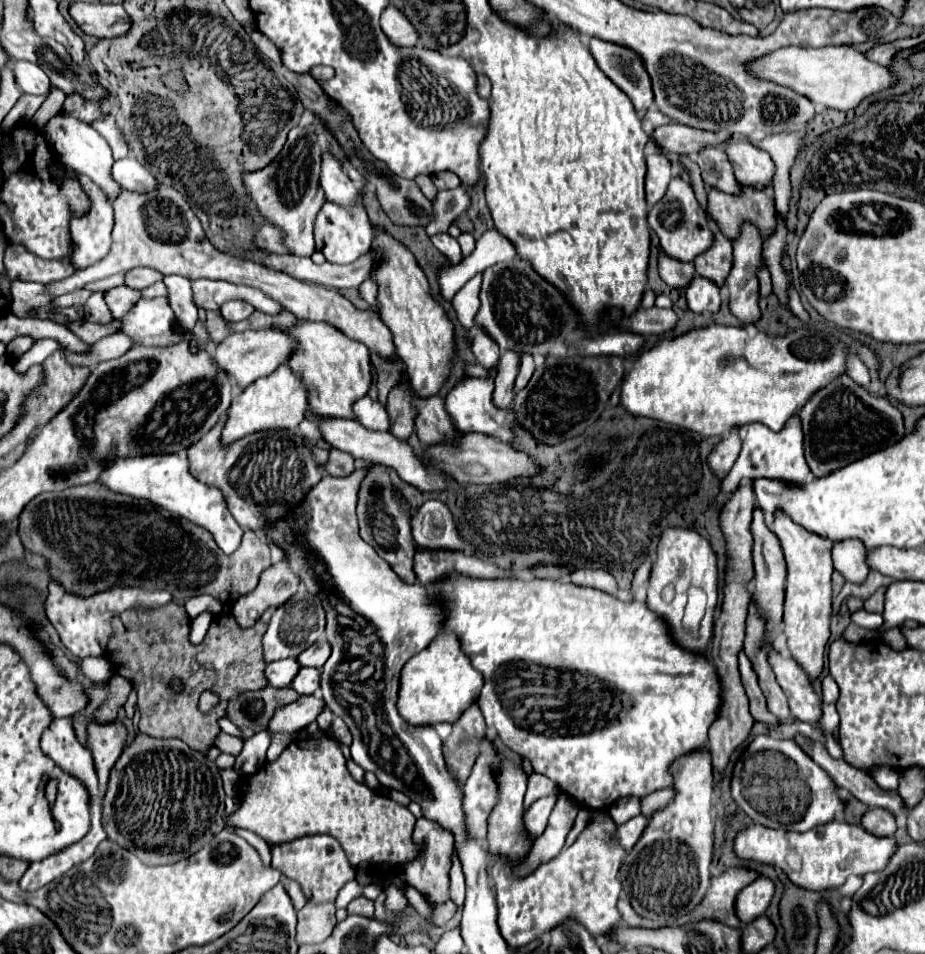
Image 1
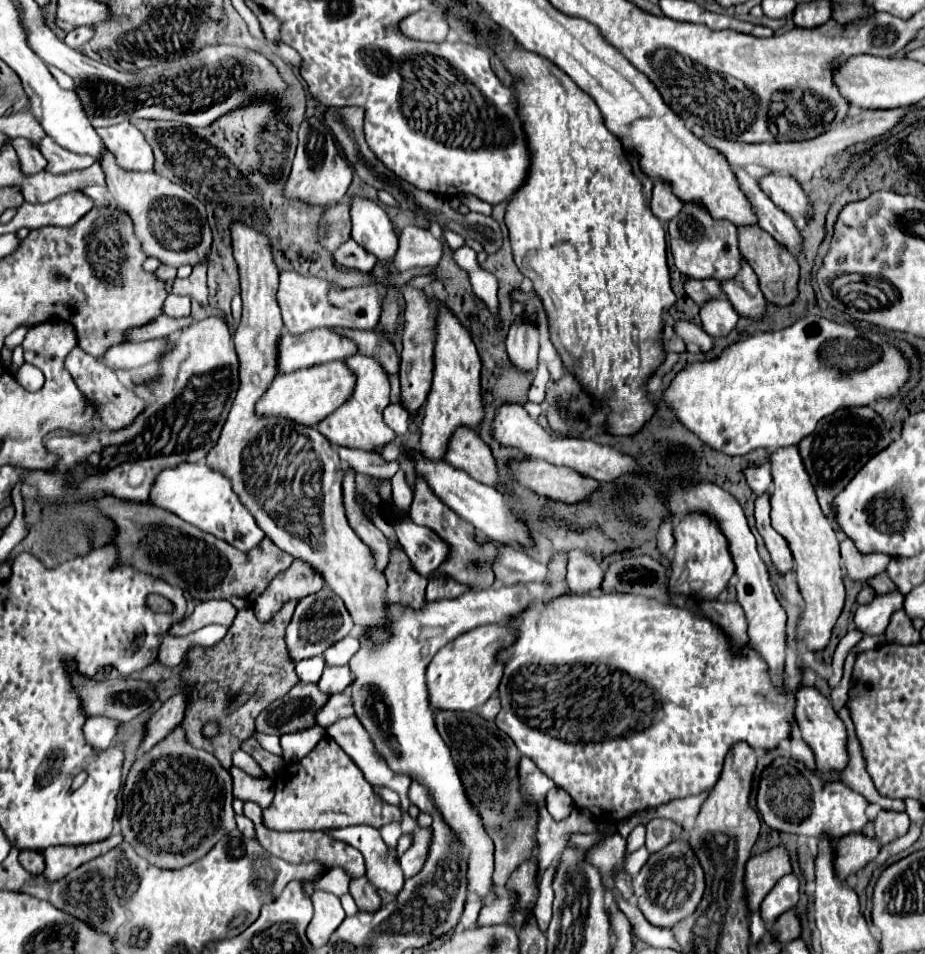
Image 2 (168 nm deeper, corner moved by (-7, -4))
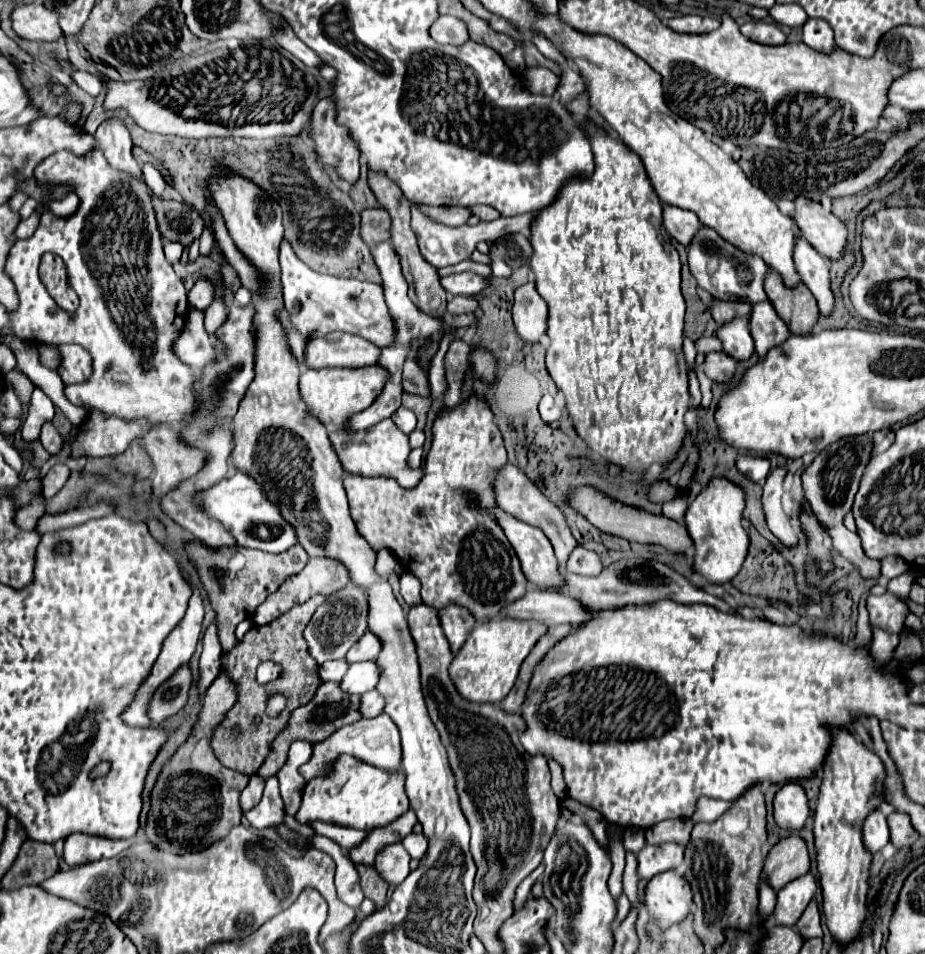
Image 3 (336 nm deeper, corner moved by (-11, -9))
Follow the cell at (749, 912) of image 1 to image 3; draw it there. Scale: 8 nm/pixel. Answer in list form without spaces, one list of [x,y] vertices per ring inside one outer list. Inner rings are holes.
[[[810,873],[790,881],[784,889],[778,891],[778,903],[774,909],[776,925],[794,925],[800,919],[800,913],[812,901],[816,891],[816,881]]]

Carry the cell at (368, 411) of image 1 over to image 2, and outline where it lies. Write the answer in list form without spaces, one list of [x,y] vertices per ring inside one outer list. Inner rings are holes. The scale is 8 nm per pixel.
[[[390,404],[390,406],[384,410],[384,422],[386,422],[396,434],[406,434],[408,428],[410,428],[408,412],[406,412],[400,404]]]

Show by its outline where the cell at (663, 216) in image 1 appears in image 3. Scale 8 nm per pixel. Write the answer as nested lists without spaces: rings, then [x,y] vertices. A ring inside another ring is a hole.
[[[702,227],[700,231],[696,231],[696,235],[692,237],[686,249],[688,249],[690,273],[694,275],[696,283],[702,289],[706,289],[712,297],[724,299],[724,301],[738,297],[740,301],[746,301],[746,303],[758,303],[766,299],[766,293],[762,289],[766,263],[754,253],[744,253],[736,245],[724,241],[712,227]]]

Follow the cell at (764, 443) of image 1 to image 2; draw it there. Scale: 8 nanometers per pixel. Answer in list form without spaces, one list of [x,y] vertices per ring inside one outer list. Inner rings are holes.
[[[778,448],[770,454],[770,466],[776,486],[772,494],[772,526],[786,538],[794,554],[798,586],[806,602],[798,624],[798,640],[804,642],[810,650],[824,648],[830,642],[830,632],[844,606],[844,584],[838,550],[840,542],[830,520],[824,516],[816,500],[810,478],[804,472],[798,448]]]

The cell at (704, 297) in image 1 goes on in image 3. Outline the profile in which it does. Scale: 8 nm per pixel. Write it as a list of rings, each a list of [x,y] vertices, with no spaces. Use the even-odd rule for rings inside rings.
[[[734,317],[732,321],[718,327],[716,337],[722,341],[724,353],[728,353],[734,359],[748,359],[754,351],[754,341],[750,337],[748,319],[746,317]]]

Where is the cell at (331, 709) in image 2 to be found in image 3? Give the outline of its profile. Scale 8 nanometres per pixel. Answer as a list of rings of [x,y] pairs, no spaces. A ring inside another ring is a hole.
[[[368,691],[360,697],[358,711],[362,717],[376,717],[378,713],[382,713],[382,709],[384,709],[384,699],[380,697],[380,693]]]

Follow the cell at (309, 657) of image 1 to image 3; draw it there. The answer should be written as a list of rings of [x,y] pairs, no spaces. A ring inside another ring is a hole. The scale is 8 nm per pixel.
[[[364,633],[356,645],[346,653],[348,663],[358,663],[358,661],[372,661],[376,659],[376,653],[380,651],[380,641],[372,633]]]

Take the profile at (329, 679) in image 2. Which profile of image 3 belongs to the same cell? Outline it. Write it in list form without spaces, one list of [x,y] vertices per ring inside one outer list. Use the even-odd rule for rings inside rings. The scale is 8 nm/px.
[[[374,661],[366,663],[352,663],[348,673],[340,681],[340,689],[346,693],[362,695],[366,691],[372,691],[378,681],[378,669]]]

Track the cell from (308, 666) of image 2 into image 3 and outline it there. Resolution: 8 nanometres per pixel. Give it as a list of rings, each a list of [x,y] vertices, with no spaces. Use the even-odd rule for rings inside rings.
[[[338,659],[338,661],[326,661],[324,665],[318,667],[318,677],[322,681],[334,681],[334,683],[340,683],[340,677],[346,673],[348,669],[348,663],[344,659]]]

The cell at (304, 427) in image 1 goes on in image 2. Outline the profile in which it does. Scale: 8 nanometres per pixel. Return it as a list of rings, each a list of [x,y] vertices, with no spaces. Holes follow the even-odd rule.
[[[338,448],[338,454],[340,454],[342,462],[346,462],[350,468],[354,468],[360,474],[390,480],[398,472],[398,462],[386,462],[382,458],[382,454],[362,452],[362,450],[354,450],[354,448],[350,448],[350,450],[348,448]]]

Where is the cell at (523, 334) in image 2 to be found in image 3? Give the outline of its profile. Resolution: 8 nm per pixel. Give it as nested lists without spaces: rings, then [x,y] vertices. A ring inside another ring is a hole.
[[[526,283],[516,289],[514,295],[514,325],[520,339],[528,345],[538,345],[540,337],[546,333],[548,307],[546,301],[536,293],[534,283]]]

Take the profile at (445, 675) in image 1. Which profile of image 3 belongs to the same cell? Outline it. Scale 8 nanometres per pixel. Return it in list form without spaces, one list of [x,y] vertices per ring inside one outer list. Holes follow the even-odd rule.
[[[540,621],[476,623],[448,667],[450,679],[460,697],[470,703],[500,703],[514,687],[522,661],[528,657],[536,641],[546,633],[546,629],[548,625]]]

